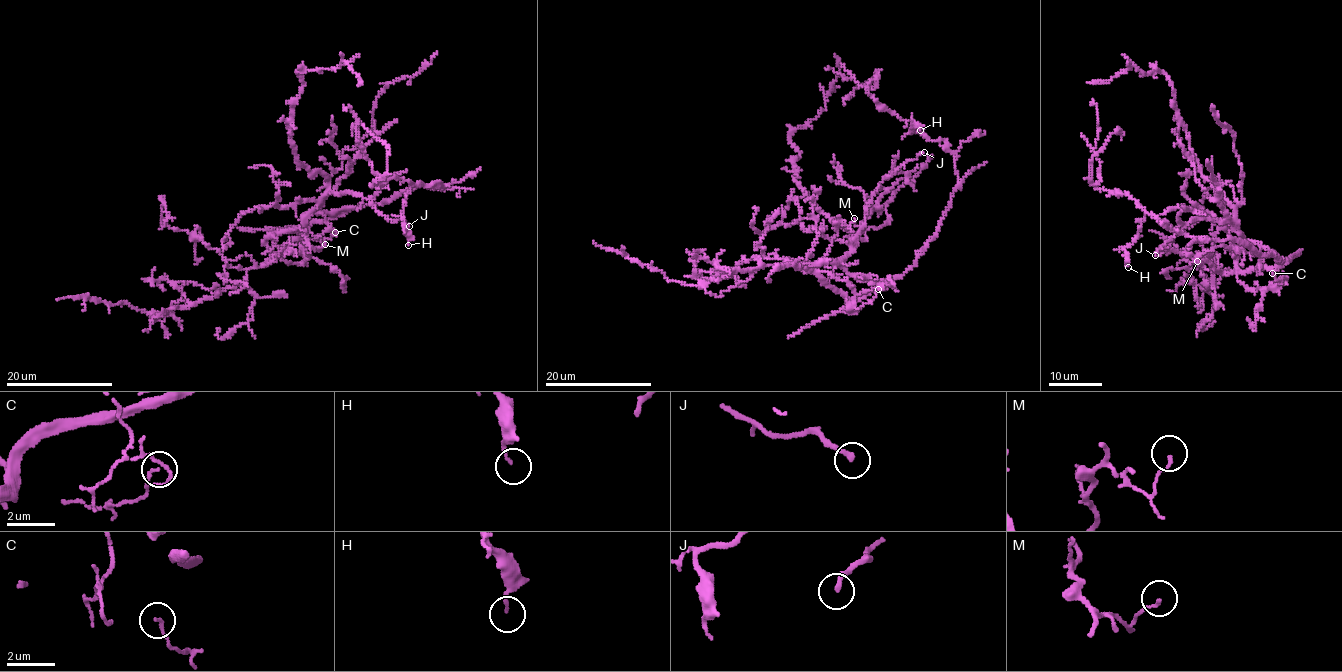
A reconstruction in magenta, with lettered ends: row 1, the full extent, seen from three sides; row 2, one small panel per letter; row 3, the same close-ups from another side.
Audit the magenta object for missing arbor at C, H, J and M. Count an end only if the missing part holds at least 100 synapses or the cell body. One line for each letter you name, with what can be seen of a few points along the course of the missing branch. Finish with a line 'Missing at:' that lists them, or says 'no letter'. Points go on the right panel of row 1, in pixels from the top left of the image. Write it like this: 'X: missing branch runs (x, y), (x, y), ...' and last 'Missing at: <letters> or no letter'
Missing at: no letter

